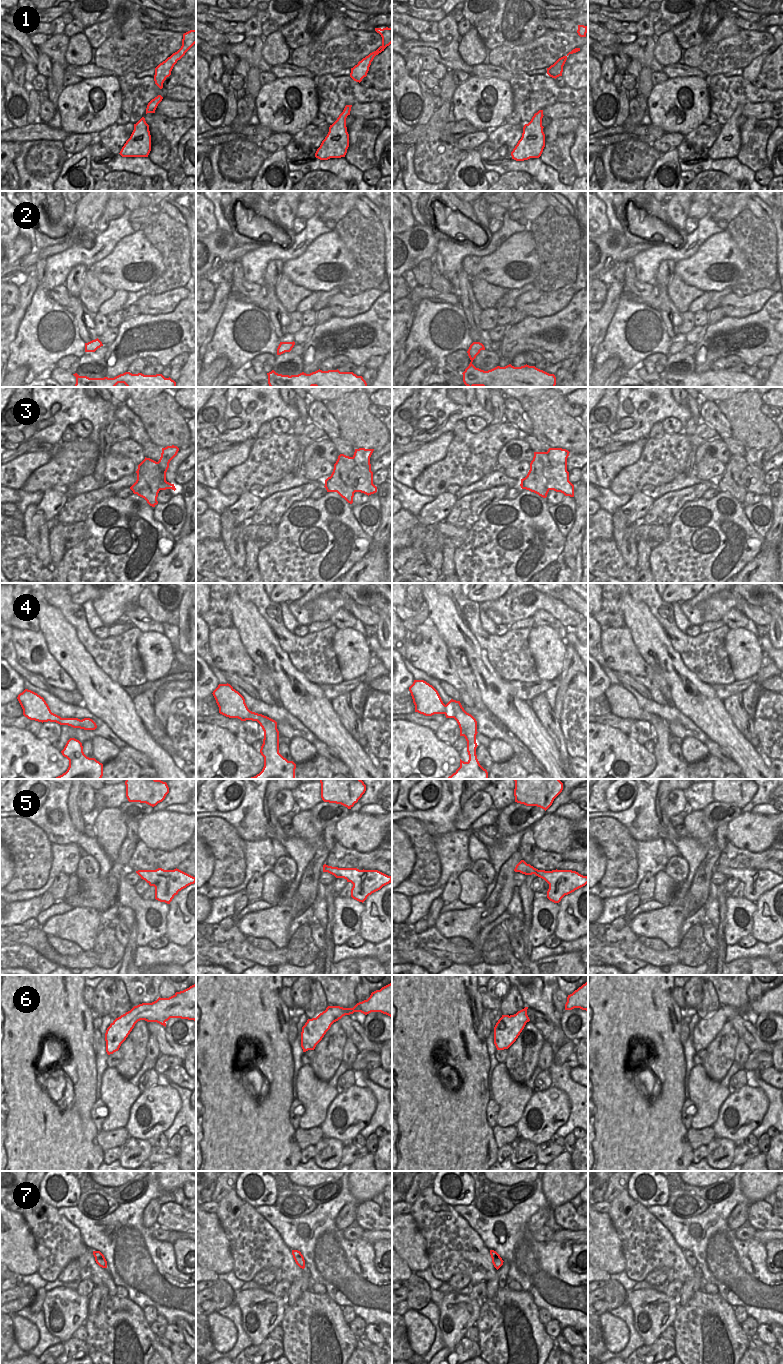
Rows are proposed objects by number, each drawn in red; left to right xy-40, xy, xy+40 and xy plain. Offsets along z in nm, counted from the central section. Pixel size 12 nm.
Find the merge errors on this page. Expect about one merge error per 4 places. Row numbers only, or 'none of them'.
3

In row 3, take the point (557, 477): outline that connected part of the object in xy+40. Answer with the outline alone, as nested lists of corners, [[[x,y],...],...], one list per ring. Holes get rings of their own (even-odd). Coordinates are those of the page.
[[[549,448],[547,456],[549,464],[543,471],[548,490],[561,492],[565,496],[574,497],[574,485],[569,481],[567,458],[569,451],[562,448]]]

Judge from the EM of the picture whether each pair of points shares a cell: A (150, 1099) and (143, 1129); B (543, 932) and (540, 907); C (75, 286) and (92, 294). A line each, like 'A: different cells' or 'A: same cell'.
A: same cell
B: same cell
C: different cells

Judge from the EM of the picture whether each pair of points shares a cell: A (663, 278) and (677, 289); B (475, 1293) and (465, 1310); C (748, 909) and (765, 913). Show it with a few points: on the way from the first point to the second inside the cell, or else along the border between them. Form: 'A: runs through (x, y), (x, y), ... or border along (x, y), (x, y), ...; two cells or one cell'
A: border along (673, 272), (667, 287); two cells
B: border along (468, 1295), (480, 1303); two cells
C: border along (755, 903), (756, 910), (750, 934); two cells

